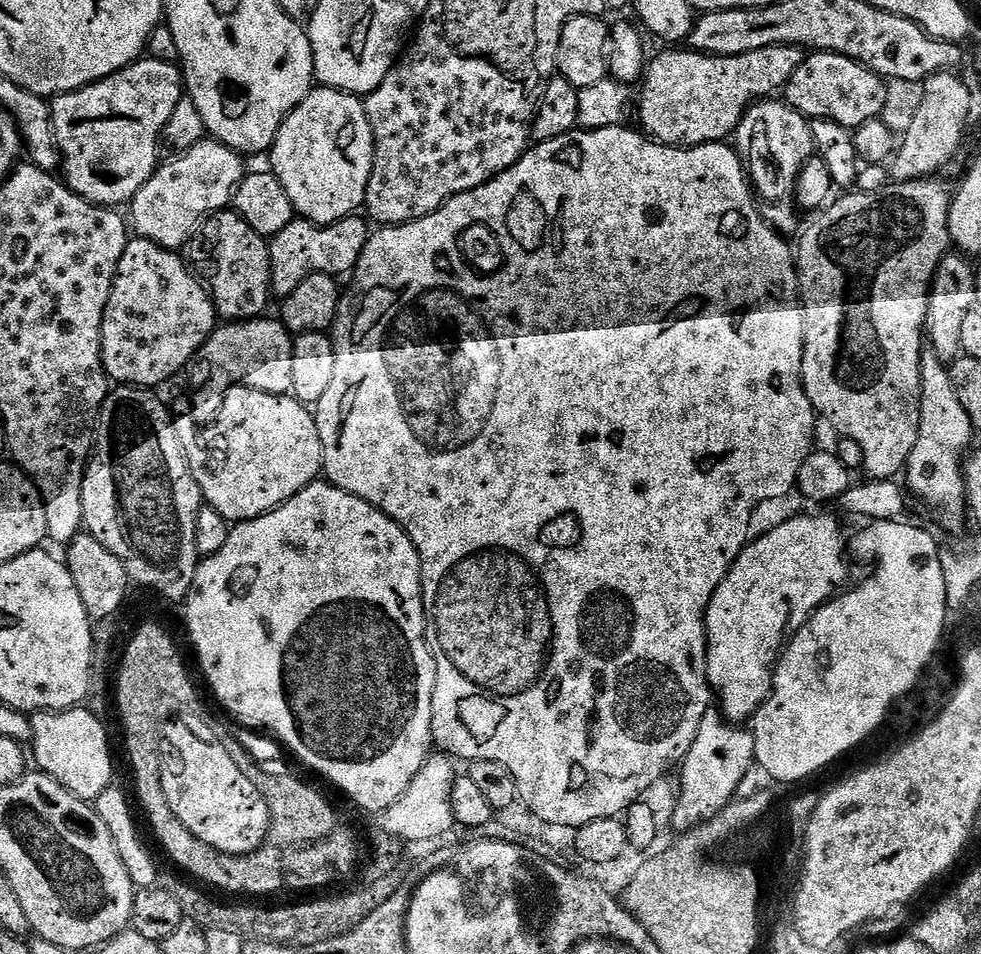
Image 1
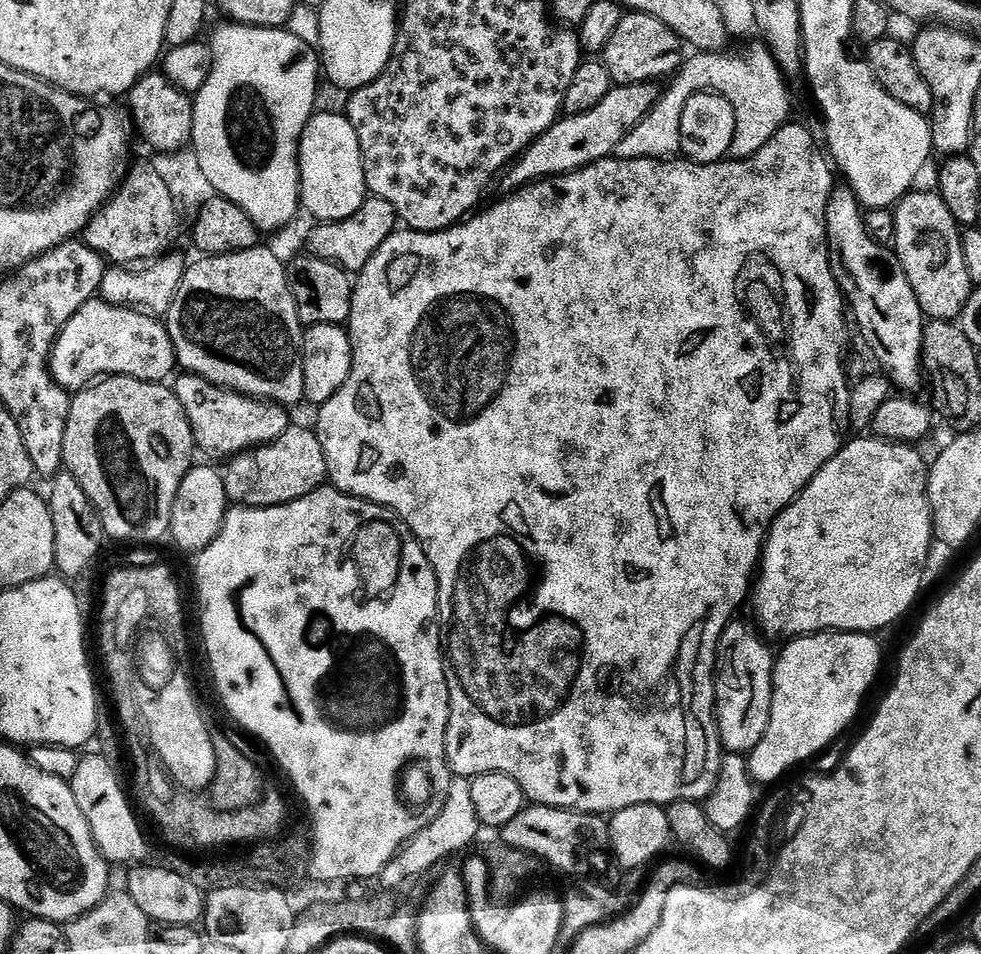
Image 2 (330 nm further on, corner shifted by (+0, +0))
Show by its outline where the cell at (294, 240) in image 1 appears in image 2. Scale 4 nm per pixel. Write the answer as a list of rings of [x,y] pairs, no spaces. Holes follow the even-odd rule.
[[[372,196],[365,199],[364,205],[345,220],[321,223],[308,236],[307,251],[313,256],[339,264],[349,274],[359,274],[370,262],[370,258],[386,242],[386,238],[397,231],[398,217],[394,206],[382,198]]]

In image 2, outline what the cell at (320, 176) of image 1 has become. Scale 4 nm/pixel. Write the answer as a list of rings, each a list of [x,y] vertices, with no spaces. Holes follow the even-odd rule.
[[[317,111],[300,136],[300,203],[316,222],[350,218],[369,195],[358,134],[347,115]]]

